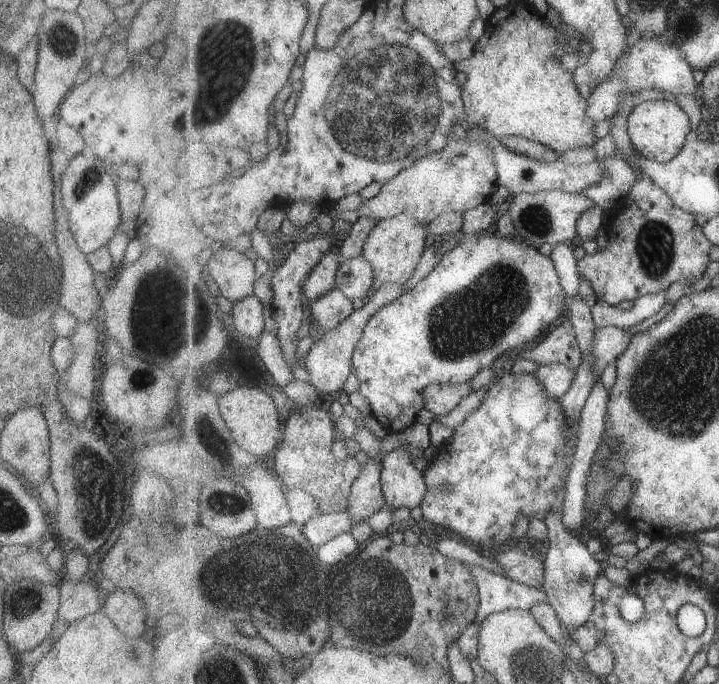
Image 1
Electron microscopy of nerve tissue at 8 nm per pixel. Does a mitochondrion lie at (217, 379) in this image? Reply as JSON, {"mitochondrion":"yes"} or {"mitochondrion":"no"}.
{"mitochondrion":"no"}

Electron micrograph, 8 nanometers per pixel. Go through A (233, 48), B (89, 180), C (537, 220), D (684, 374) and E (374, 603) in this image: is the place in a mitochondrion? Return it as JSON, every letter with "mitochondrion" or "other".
{"A":"mitochondrion","B":"mitochondrion","C":"mitochondrion","D":"mitochondrion","E":"mitochondrion"}

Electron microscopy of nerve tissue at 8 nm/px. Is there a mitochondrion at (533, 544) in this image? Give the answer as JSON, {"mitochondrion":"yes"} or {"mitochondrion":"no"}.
{"mitochondrion":"no"}

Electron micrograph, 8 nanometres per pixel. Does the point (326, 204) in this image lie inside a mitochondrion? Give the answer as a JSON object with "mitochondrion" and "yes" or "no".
{"mitochondrion":"no"}

